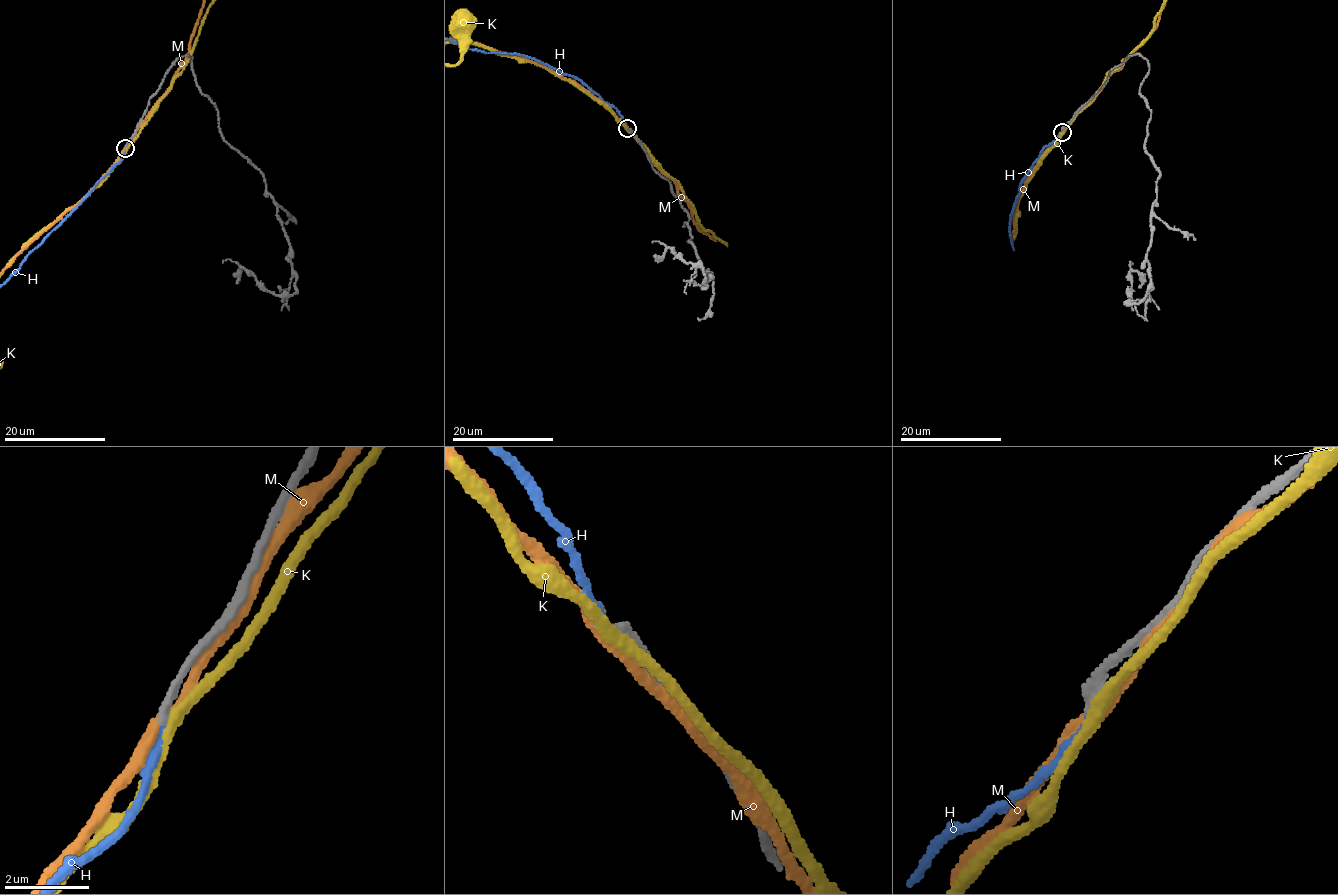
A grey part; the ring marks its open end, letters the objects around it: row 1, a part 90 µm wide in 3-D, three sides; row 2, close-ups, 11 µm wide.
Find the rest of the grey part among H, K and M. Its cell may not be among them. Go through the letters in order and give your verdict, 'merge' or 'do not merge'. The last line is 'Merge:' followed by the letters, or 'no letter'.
H: merge
K: do not merge
M: do not merge
Merge: H

